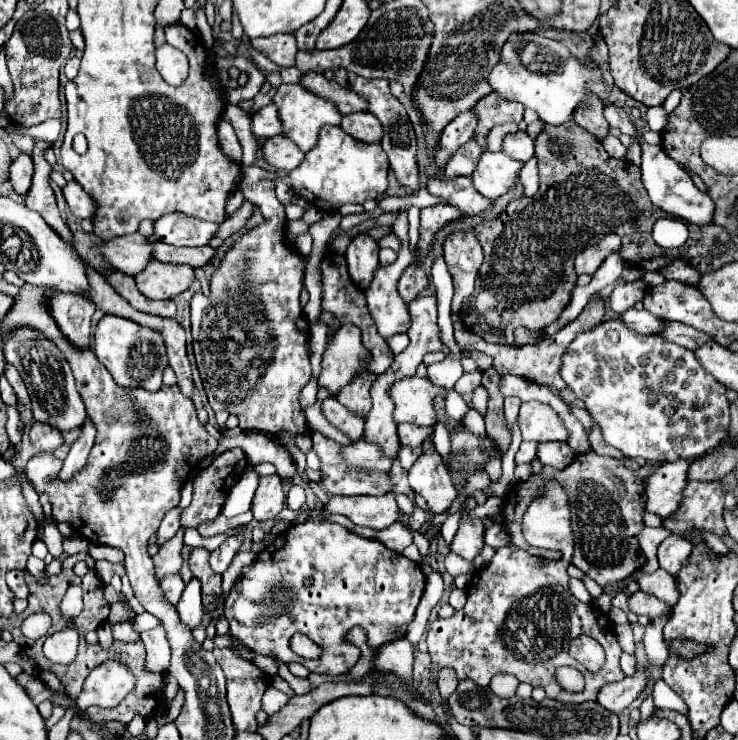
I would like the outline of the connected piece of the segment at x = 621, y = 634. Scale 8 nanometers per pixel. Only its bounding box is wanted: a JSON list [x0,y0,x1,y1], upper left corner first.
[615,625,635,653]

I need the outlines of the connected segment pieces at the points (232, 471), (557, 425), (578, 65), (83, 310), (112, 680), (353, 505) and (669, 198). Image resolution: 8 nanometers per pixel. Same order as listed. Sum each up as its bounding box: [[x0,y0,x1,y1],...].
[[179,449,247,529],[519,401,567,441],[489,33,609,125],[49,293,95,347],[77,661,133,711],[323,493,399,529],[641,143,713,225]]

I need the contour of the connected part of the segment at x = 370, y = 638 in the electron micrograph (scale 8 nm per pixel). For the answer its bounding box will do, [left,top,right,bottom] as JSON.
[225,521,425,675]

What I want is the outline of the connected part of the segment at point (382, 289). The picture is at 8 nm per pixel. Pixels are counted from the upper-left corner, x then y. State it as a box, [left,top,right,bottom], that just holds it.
[365,211,413,339]

